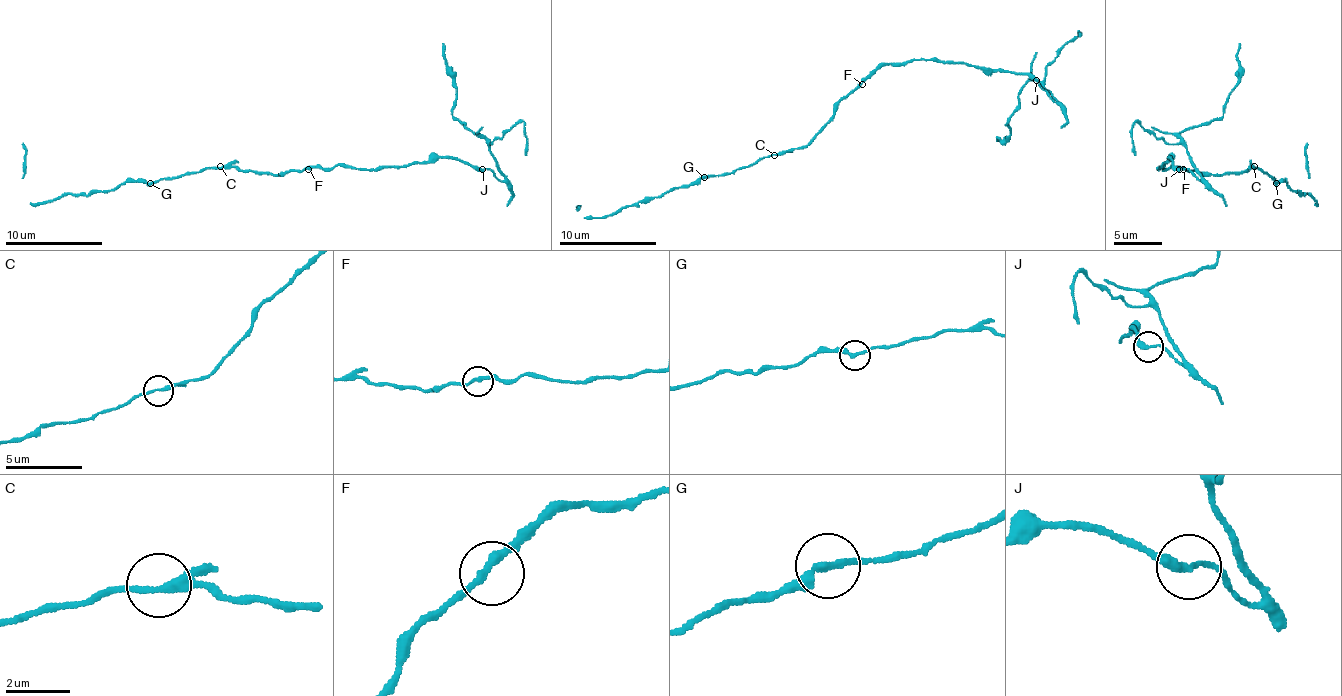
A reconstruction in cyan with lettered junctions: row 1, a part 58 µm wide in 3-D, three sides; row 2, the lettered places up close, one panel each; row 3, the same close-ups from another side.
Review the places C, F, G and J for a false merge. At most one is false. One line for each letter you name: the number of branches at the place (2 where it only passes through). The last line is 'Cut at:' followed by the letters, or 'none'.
J: Branches: 2
Cut at: J

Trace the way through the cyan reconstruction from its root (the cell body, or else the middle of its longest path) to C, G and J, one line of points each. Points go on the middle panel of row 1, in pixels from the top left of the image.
C: (860, 82), (838, 104), (833, 118), (806, 145), (774, 155)
G: (860, 82), (838, 104), (833, 118), (806, 145), (760, 157), (731, 172), (704, 177)
J: (860, 82), (864, 82), (889, 62), (911, 60), (966, 62), (993, 70), (1025, 72), (1037, 80)

